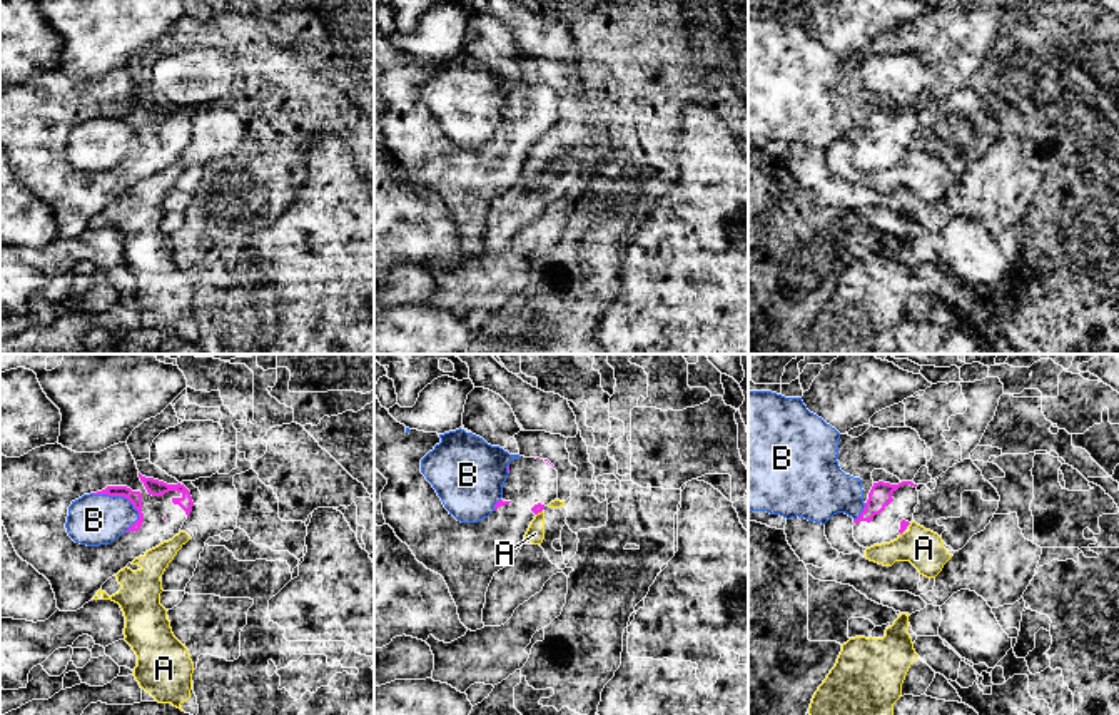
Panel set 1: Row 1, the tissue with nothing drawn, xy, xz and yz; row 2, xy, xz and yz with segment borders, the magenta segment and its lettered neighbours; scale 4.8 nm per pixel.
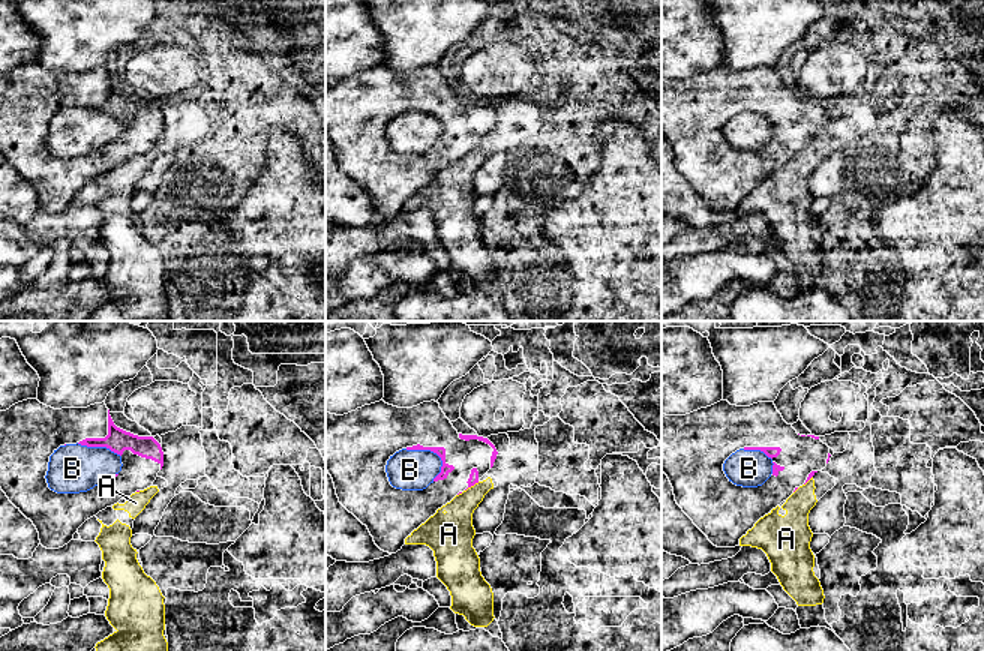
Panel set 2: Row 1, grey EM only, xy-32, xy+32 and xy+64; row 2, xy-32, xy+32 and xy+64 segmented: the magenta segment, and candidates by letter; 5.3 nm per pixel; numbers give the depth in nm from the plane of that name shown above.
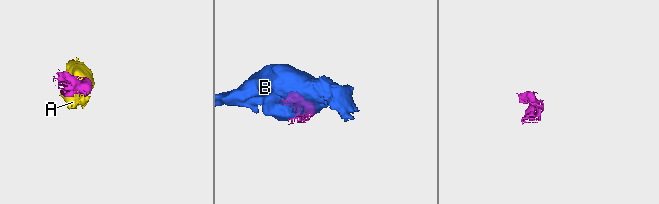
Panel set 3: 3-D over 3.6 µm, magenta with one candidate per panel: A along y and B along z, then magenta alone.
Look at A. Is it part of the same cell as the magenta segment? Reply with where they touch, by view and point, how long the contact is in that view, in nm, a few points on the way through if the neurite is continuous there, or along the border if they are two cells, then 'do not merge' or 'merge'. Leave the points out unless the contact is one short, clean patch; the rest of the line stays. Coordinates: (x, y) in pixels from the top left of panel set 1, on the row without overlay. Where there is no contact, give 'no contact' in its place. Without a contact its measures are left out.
xz (538, 137) | 40 nm | along xz (541, 136), (536, 141) | do not merge

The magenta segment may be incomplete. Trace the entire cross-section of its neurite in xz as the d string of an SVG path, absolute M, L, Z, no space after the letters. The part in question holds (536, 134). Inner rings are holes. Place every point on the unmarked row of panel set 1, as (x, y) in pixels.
M374 0L374 95L387 105L381 117L386 150L419 189L444 204L461 249L481 256L488 212L518 182L534 142L558 124L558 97L548 85L513 85L494 137L478 149L458 147L421 99L421 85L441 68L439 60L408 58L381 32L376 10L382 2Z

